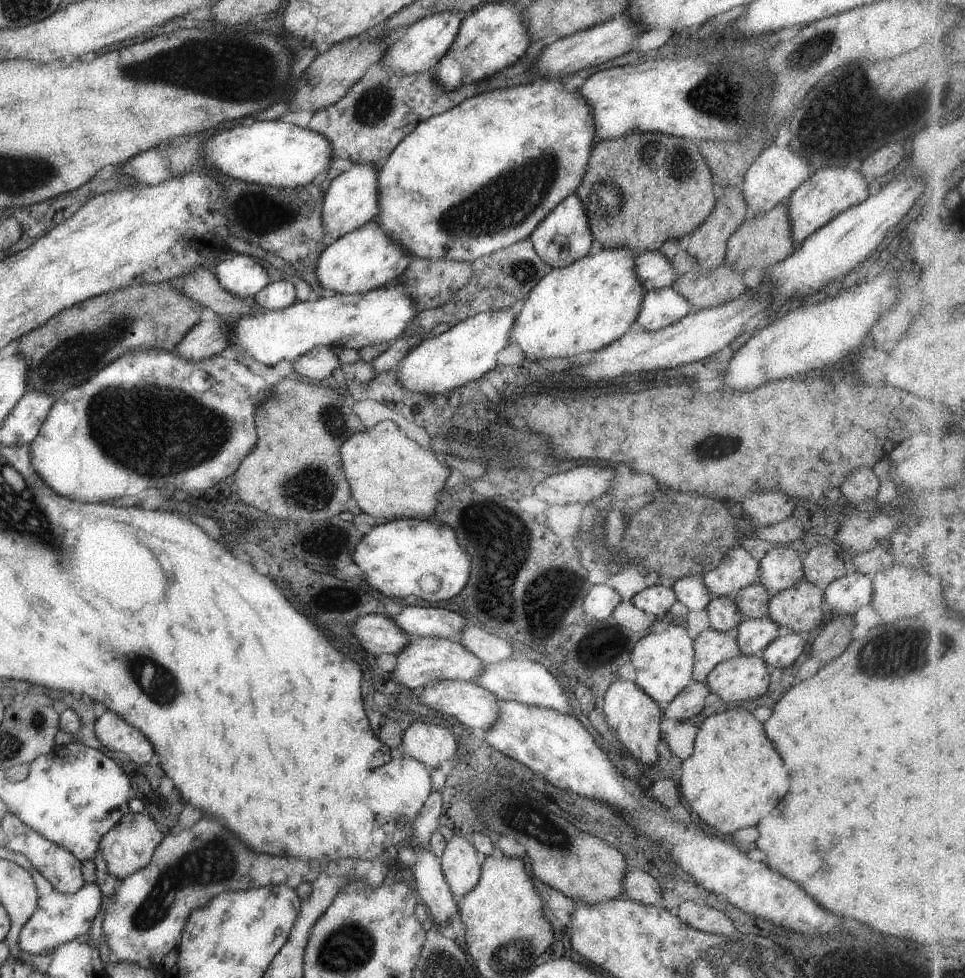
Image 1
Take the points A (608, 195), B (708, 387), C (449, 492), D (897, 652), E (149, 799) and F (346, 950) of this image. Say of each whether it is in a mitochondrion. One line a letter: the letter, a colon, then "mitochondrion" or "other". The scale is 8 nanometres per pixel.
A: mitochondrion
B: other
C: other
D: mitochondrion
E: other
F: mitochondrion

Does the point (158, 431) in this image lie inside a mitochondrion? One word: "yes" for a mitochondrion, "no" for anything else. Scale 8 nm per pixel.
yes

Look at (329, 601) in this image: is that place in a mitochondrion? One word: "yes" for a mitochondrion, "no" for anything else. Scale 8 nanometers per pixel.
no

